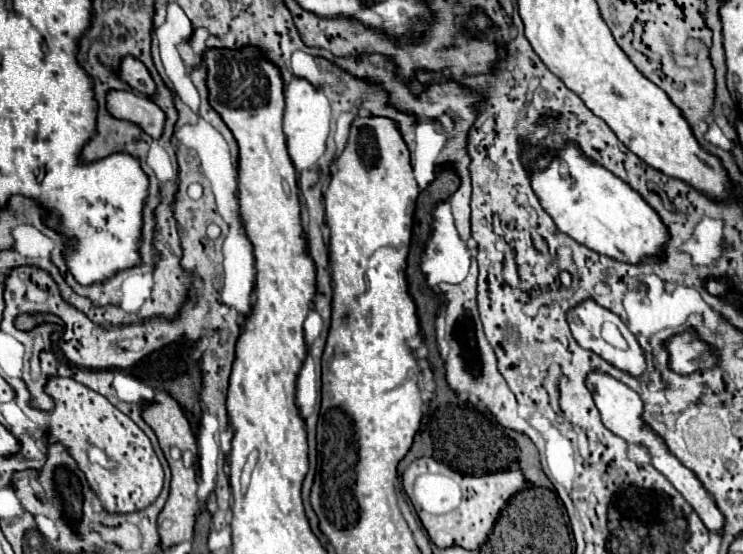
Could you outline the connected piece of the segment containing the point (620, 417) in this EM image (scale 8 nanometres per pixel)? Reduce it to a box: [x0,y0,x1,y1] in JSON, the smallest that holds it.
[586,372,726,536]

